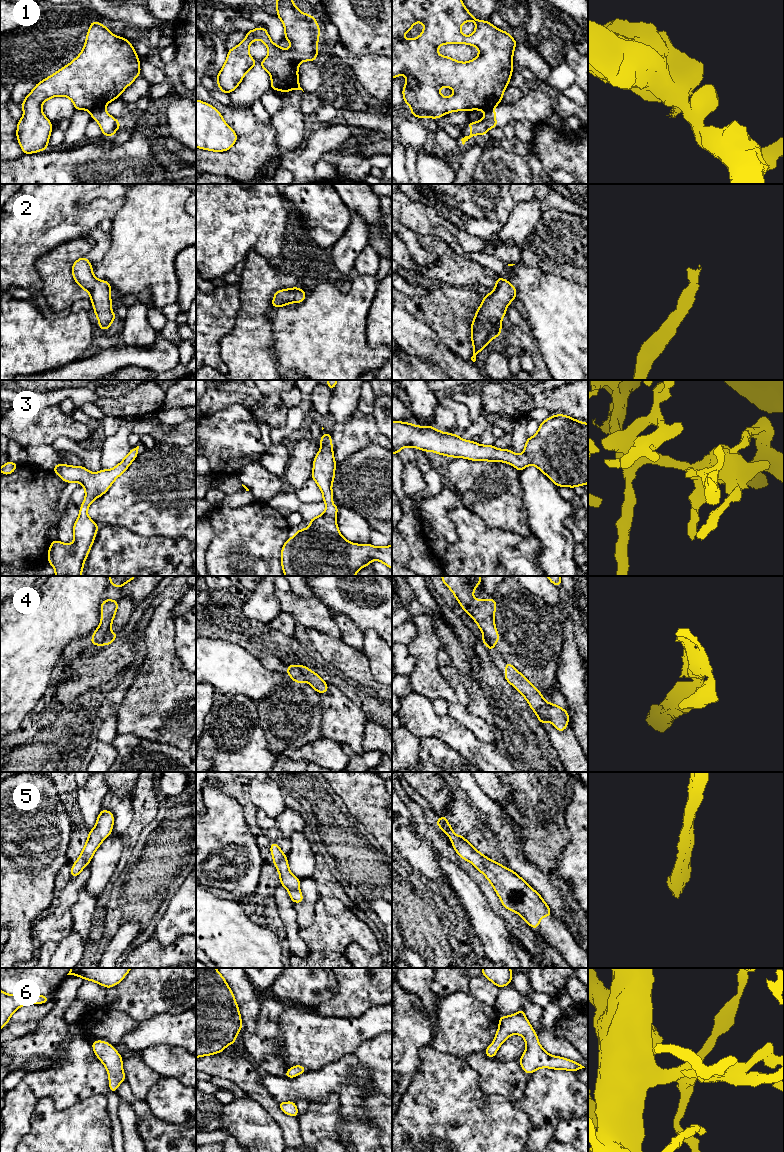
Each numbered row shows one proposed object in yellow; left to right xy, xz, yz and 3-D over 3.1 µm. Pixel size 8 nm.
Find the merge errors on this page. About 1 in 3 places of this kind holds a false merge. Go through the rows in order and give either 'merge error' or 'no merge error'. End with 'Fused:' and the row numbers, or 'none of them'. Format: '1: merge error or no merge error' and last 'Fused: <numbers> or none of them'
1: merge error
2: no merge error
3: no merge error
4: merge error
5: no merge error
6: no merge error
Fused: 1, 4

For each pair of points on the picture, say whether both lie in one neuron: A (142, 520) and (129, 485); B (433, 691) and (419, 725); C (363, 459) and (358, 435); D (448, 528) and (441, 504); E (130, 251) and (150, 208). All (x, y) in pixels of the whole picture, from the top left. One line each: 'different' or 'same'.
A: same
B: different
C: different
D: same
E: same

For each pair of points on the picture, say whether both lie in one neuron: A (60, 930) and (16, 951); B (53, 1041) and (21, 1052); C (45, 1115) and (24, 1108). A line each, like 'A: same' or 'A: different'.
A: different
B: same
C: different

